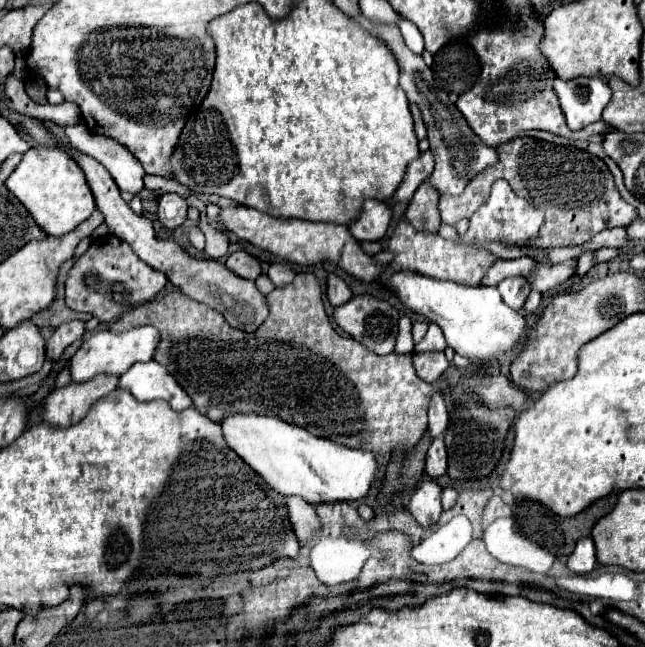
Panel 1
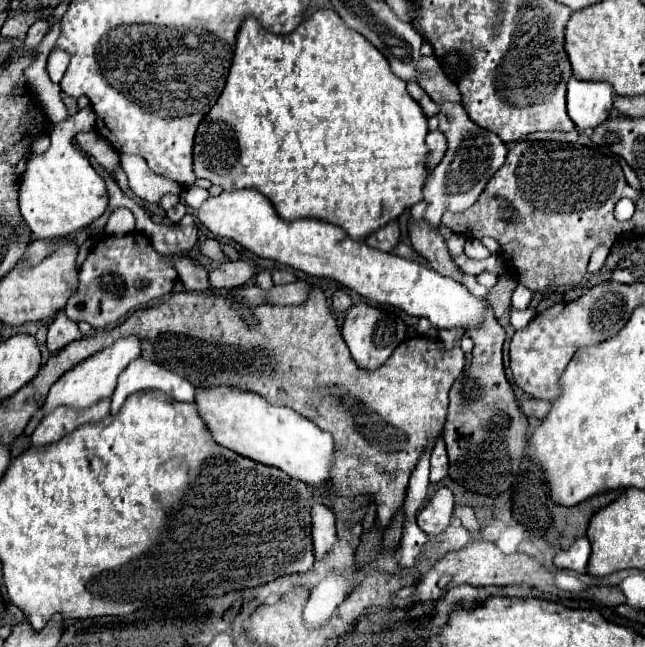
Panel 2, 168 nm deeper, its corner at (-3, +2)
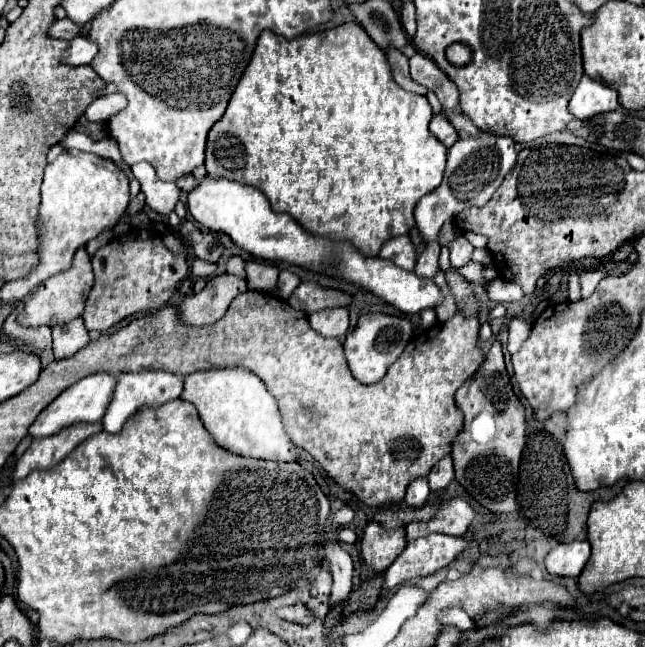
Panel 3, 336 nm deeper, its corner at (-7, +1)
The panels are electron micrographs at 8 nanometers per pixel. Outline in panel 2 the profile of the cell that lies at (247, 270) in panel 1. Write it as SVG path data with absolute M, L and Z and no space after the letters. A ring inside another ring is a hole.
M227 261L211 271L211 287L241 287L255 275L255 269L247 261Z

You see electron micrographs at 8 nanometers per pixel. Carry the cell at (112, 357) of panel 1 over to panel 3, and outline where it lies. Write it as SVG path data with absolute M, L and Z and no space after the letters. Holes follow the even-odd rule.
M93 374L87 376L79 382L75 382L73 386L69 386L65 392L61 392L39 416L37 420L31 424L29 428L29 436L31 438L47 438L57 434L61 428L67 428L71 424L81 424L81 422L99 422L103 418L103 412L109 406L113 388L115 388L117 376L113 374Z

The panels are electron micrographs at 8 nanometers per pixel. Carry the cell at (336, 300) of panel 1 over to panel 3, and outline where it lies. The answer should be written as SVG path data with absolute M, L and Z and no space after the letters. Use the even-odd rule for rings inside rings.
M329 308L321 312L313 312L307 316L311 328L327 338L343 340L349 330L349 310L347 308Z

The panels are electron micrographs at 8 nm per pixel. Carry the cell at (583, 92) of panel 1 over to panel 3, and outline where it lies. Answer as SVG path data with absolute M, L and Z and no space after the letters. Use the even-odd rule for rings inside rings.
M589 76L581 78L581 82L575 88L573 98L569 102L569 112L579 120L587 120L595 114L617 110L617 108L619 108L617 90L613 90L611 86L607 86L599 80L593 80Z

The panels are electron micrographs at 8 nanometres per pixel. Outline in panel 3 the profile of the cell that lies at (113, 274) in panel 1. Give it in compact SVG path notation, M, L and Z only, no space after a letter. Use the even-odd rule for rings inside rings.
M141 230L141 234L127 234L125 244L121 240L113 240L107 246L99 248L93 254L93 270L95 270L95 286L87 298L87 306L83 312L83 320L87 330L107 332L111 326L121 322L127 316L139 312L153 312L167 304L167 300L177 290L179 282L189 272L187 252L189 246L183 242L185 252L173 254L161 240L155 230Z

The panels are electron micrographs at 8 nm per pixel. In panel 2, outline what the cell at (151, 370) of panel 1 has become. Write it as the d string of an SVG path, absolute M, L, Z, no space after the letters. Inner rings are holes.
M139 357L139 359L131 361L127 365L127 369L119 375L117 389L115 389L113 401L111 401L111 413L115 415L131 393L137 393L143 389L159 389L165 395L173 397L175 401L183 401L183 403L195 401L195 387L187 379L179 377L177 373L173 373L157 363L151 363L143 357Z

